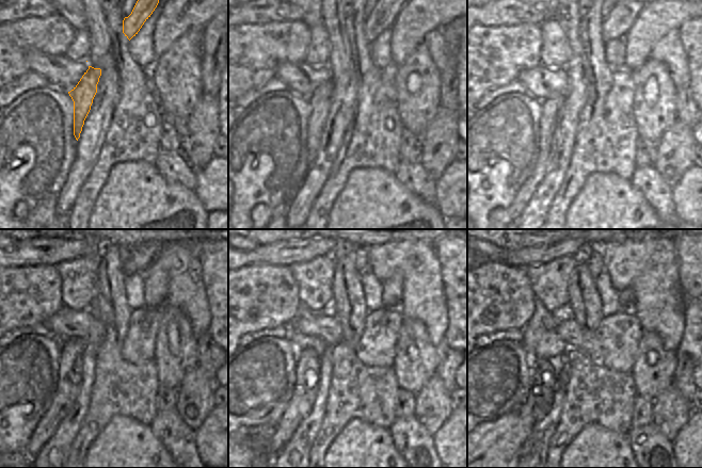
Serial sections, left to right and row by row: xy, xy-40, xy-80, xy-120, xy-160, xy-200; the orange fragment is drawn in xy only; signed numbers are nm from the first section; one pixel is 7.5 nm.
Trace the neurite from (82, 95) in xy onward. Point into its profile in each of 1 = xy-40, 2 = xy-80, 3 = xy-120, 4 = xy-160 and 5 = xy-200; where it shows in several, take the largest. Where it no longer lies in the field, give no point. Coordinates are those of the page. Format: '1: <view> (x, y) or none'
1: xy-40 (319, 100)
2: xy-80 (549, 140)
3: xy-120 (72, 350)
4: xy-160 (308, 367)
5: xy-200 (545, 378)

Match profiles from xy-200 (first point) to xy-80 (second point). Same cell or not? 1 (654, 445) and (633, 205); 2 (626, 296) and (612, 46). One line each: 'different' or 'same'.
1: different
2: different

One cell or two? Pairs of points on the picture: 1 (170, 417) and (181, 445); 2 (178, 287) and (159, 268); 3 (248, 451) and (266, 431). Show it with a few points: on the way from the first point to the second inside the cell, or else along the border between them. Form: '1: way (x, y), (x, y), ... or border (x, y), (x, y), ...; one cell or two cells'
1: way (170, 423), (172, 432), (177, 438); one cell
2: border (188, 261), (172, 276), (168, 285), (164, 304); two cells
3: way (251, 446), (260, 436); one cell

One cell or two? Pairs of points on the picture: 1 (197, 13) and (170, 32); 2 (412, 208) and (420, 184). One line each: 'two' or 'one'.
1: one
2: two

